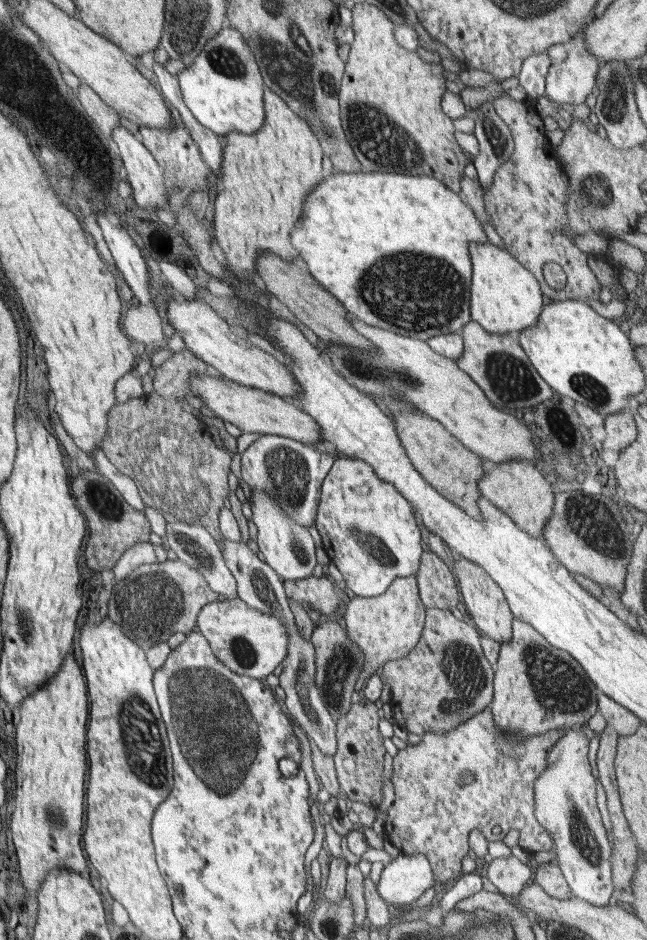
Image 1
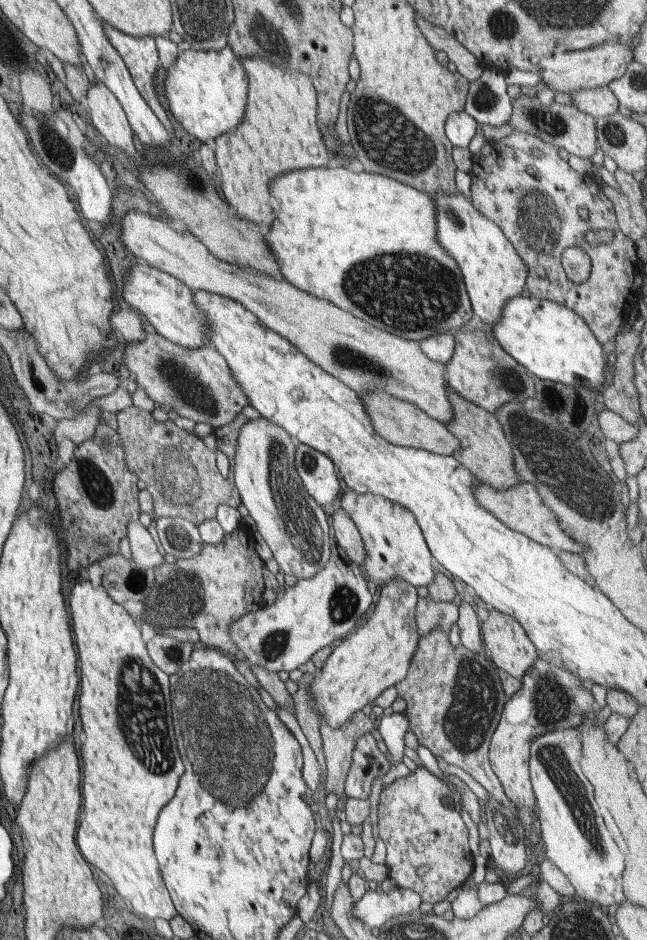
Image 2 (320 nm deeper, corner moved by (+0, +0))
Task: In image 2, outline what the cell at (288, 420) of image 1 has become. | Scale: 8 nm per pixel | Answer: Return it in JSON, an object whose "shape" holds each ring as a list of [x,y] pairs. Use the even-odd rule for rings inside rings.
{"shape":[[[148,333],[144,340],[128,342],[123,363],[136,376],[138,389],[142,389],[154,403],[158,402],[179,417],[189,418],[196,423],[220,427],[232,422],[244,407],[250,406],[248,397],[234,381],[226,359],[210,343],[189,349],[158,333]]]}

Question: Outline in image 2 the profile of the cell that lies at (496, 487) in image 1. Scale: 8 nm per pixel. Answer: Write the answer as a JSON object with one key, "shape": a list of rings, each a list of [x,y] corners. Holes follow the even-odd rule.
{"shape":[[[448,387],[448,401],[454,409],[454,416],[445,422],[445,428],[460,442],[460,450],[453,454],[476,478],[490,487],[502,490],[520,482],[514,468],[512,448],[502,431],[499,420],[490,412],[468,402]]]}

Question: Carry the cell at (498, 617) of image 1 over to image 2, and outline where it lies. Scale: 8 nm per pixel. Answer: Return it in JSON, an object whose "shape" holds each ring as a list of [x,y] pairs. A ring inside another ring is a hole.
{"shape":[[[491,606],[487,609],[489,616],[481,628],[483,651],[497,668],[520,681],[535,663],[537,650],[516,619]]]}

